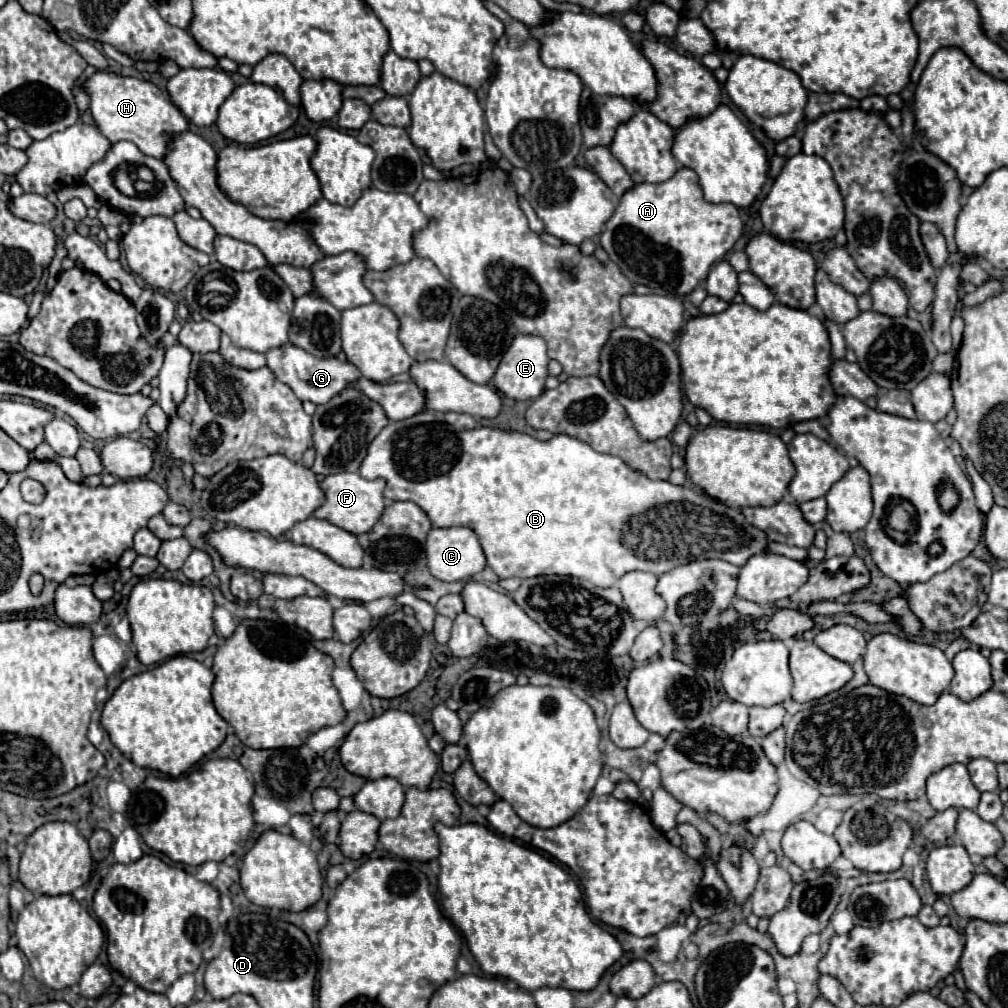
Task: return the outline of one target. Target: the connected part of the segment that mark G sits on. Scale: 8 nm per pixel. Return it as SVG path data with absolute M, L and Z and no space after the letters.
M290 342L280 346L280 348L268 350L266 352L266 360L268 360L268 368L276 374L276 378L280 382L288 384L292 388L292 392L300 400L310 400L314 404L330 402L336 394L340 394L344 388L356 384L362 378L360 370L352 362L348 362L348 360L340 360L336 356L318 358L318 356L306 352L304 348L290 344Z

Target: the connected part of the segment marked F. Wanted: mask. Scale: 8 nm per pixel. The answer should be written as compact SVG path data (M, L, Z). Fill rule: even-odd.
M342 472L342 474L332 474L326 476L320 482L320 488L326 494L326 504L320 506L314 516L328 520L340 528L344 528L346 532L358 536L364 532L370 532L374 522L378 522L378 518L382 516L382 510L386 506L384 500L384 486L386 482L382 482L382 478L376 480L366 480L360 474L352 474L352 472Z

